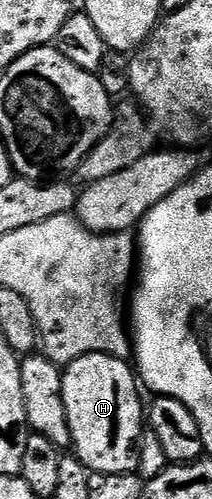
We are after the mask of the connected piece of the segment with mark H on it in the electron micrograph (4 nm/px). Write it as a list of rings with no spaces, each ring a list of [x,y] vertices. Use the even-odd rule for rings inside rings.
[[[86,354],[63,370],[65,416],[69,416],[73,454],[97,474],[134,474],[139,468],[145,402],[143,406],[139,399],[141,386],[136,371],[127,365],[112,354]]]

